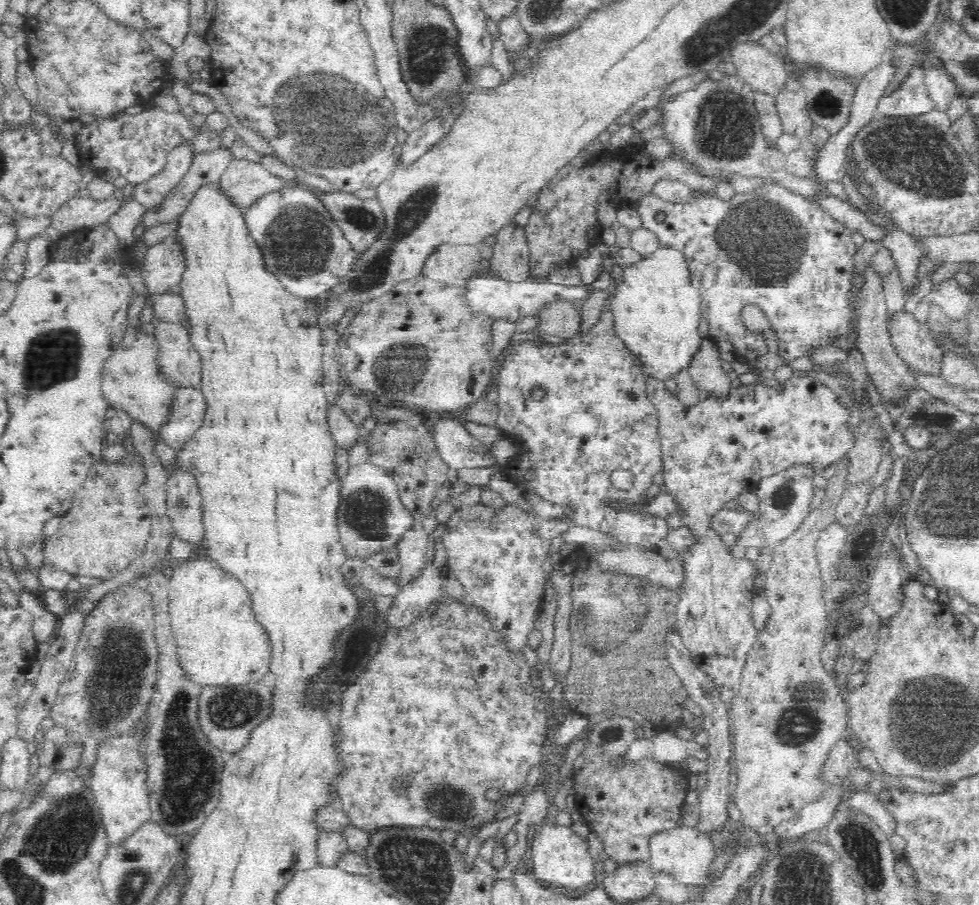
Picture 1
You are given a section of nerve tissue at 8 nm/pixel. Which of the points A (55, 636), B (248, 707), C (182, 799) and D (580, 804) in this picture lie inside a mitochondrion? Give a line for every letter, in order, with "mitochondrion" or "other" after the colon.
A: other
B: mitochondrion
C: mitochondrion
D: other

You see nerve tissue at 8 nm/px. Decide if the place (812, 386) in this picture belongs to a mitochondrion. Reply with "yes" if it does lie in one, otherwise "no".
no

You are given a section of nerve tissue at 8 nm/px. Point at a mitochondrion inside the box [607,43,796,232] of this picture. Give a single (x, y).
(721, 119)

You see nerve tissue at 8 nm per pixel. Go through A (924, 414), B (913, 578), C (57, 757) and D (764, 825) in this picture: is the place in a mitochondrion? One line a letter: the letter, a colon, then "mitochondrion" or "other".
A: mitochondrion
B: other
C: other
D: other

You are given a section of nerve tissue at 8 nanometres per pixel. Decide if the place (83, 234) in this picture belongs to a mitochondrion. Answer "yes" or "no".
no

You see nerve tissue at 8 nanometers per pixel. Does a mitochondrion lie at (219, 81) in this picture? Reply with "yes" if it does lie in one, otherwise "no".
no

